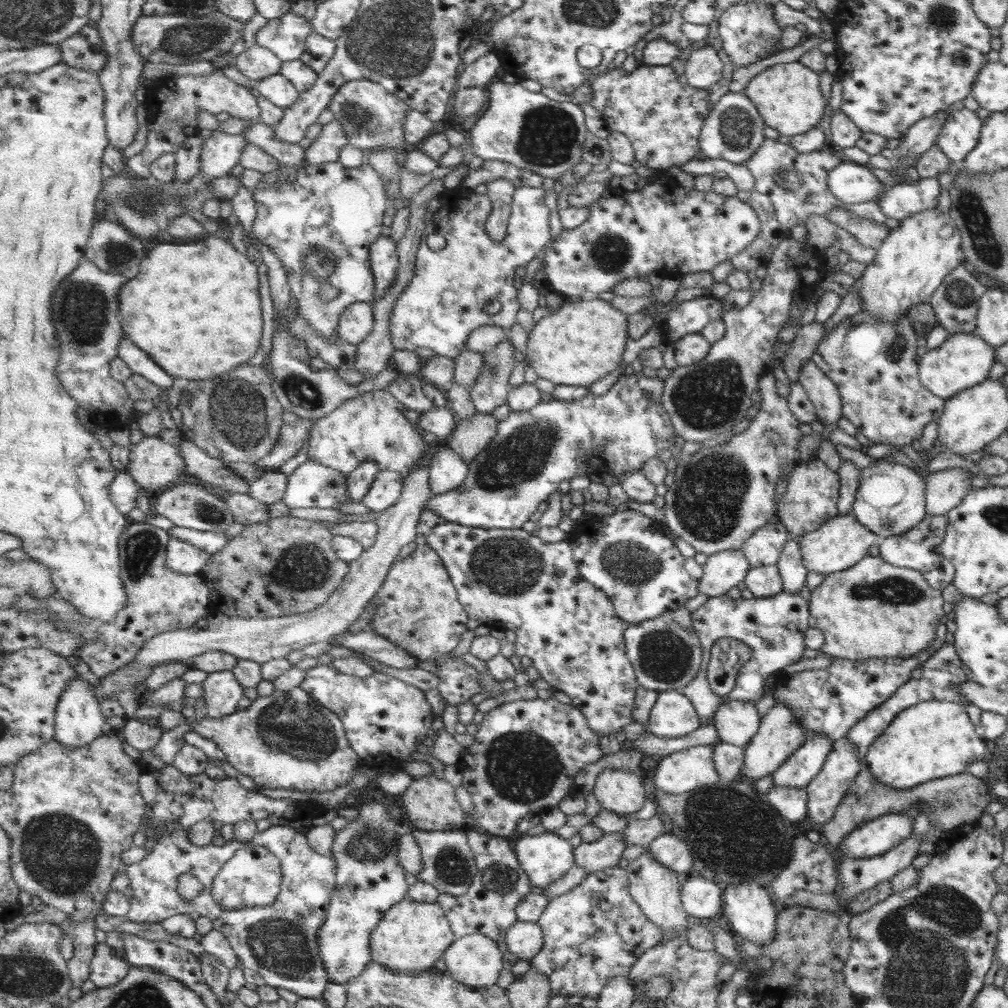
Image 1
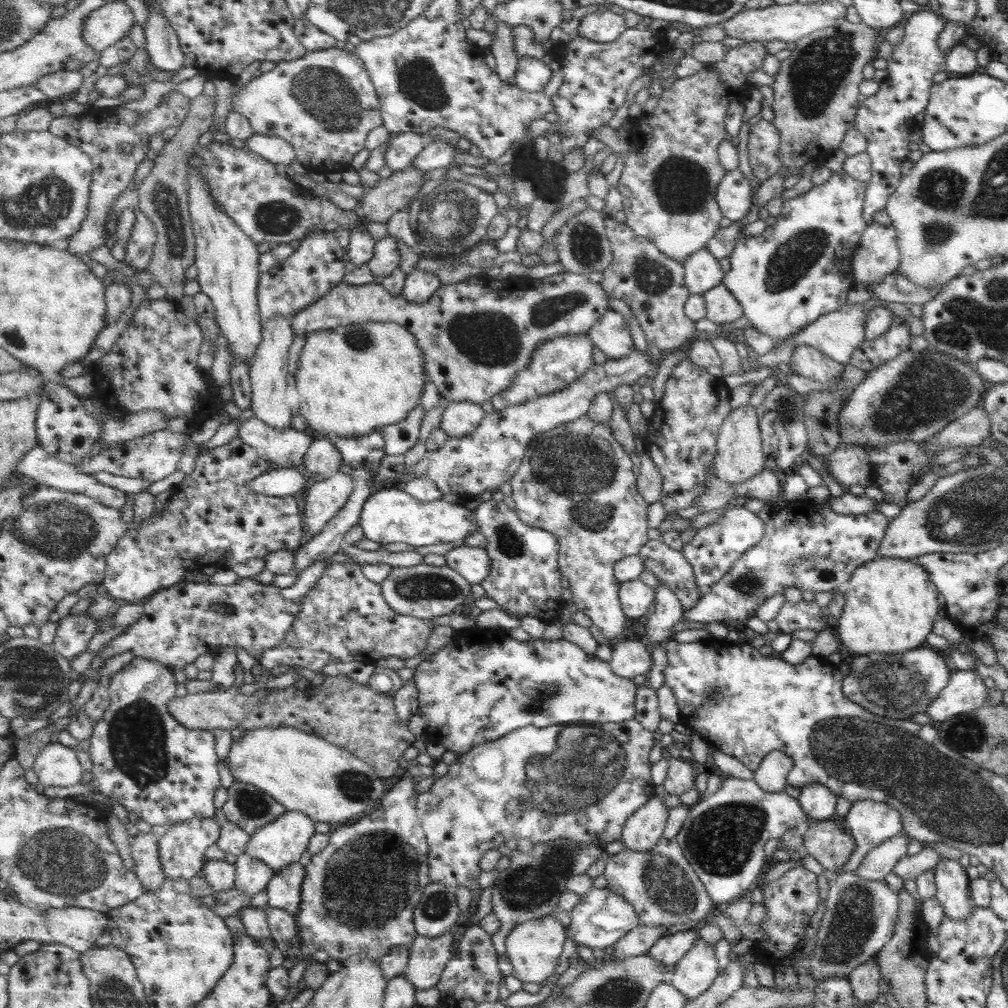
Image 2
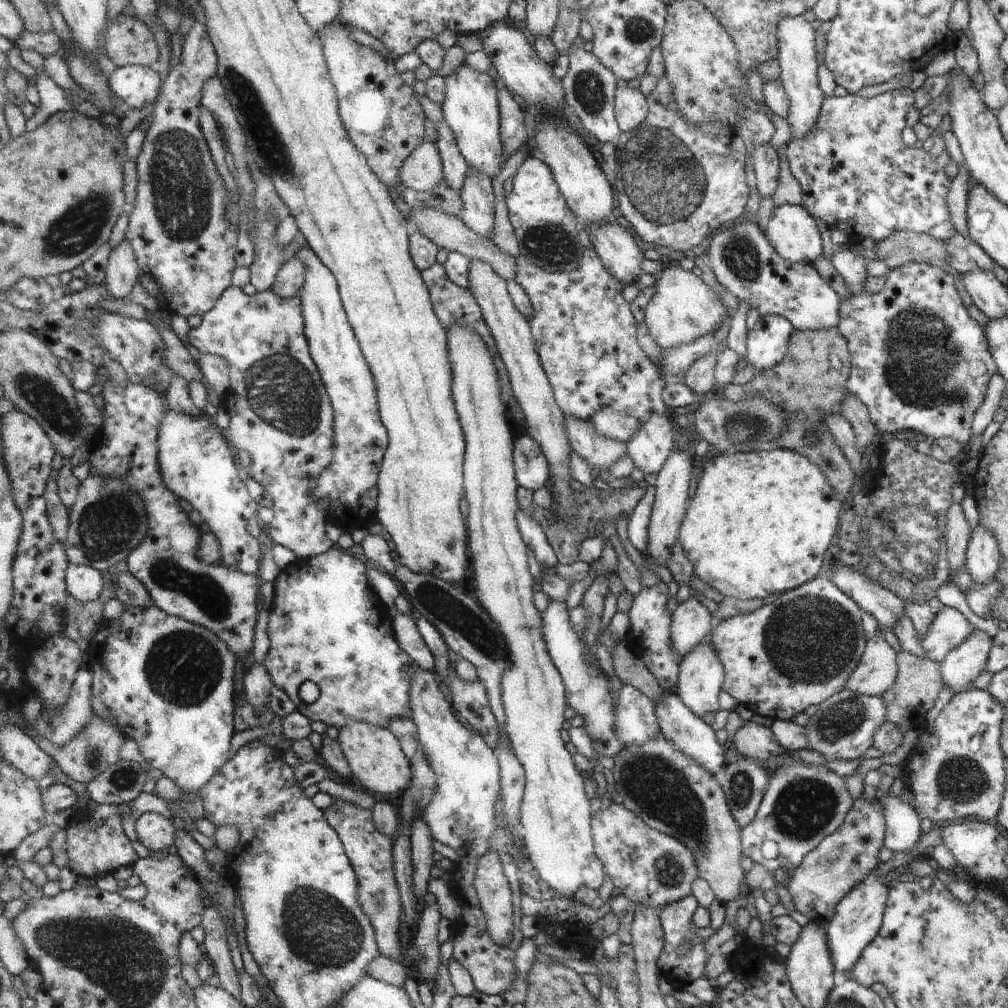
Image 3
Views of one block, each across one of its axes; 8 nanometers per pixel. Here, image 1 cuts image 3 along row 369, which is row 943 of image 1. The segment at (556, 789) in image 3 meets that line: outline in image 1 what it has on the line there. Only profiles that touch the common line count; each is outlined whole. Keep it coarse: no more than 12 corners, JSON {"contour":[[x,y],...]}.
{"contour":[[475,933],[456,939],[443,959],[454,980],[487,988],[503,955]]}

